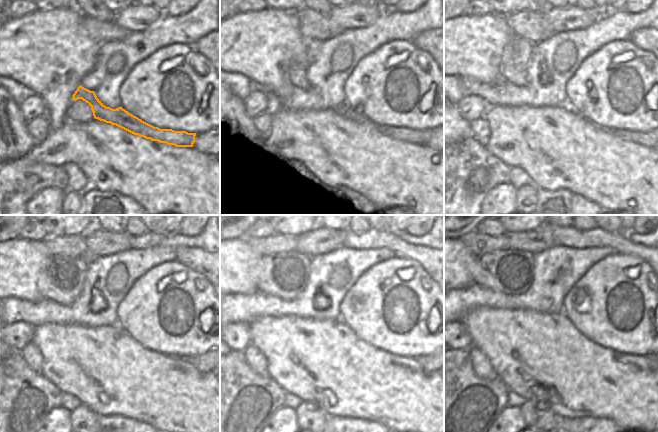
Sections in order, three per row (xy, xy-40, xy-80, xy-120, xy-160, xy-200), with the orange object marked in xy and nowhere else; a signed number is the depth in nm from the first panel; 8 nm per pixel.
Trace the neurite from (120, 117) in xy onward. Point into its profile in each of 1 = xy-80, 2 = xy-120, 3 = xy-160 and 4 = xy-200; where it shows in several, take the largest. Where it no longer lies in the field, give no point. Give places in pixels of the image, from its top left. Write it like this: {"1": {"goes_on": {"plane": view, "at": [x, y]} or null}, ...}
{"1": {"goes_on": {"plane": "xy-80", "at": [516, 54]}}, "2": {"goes_on": {"plane": "xy-120", "at": [61, 281]}}, "3": {"goes_on": {"plane": "xy-160", "at": [285, 275]}}, "4": {"goes_on": {"plane": "xy-200", "at": [510, 272]}}}

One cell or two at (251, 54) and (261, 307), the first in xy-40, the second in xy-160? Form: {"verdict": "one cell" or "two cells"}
{"verdict": "two cells"}

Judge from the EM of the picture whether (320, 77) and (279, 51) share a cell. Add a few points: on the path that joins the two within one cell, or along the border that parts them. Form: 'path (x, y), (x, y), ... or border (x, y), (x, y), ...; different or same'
border (313, 46), (313, 60), (305, 69); different

